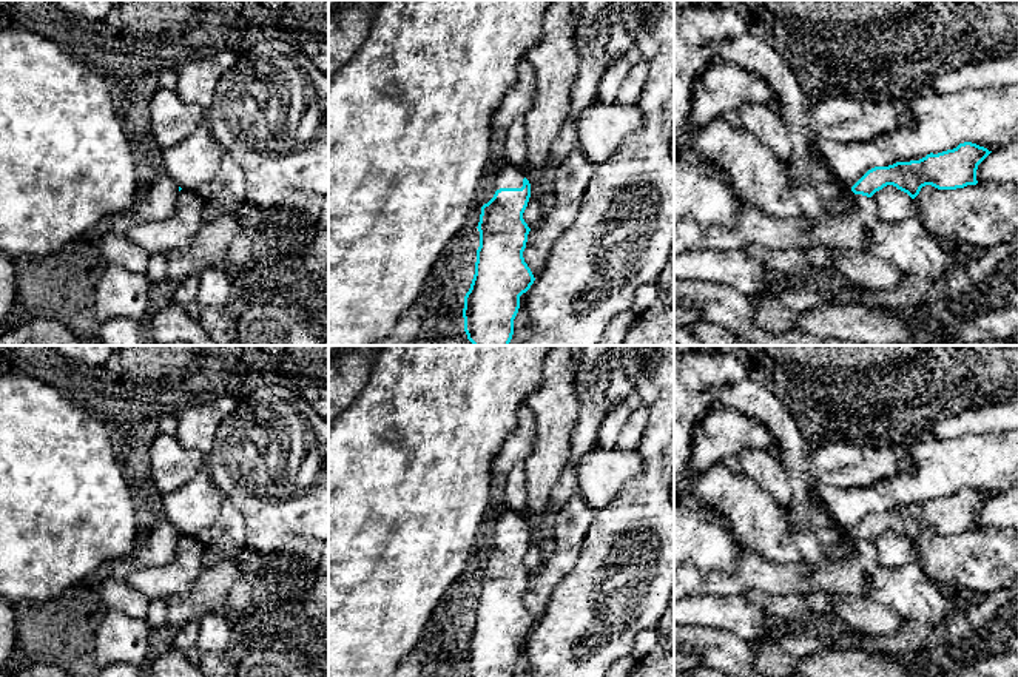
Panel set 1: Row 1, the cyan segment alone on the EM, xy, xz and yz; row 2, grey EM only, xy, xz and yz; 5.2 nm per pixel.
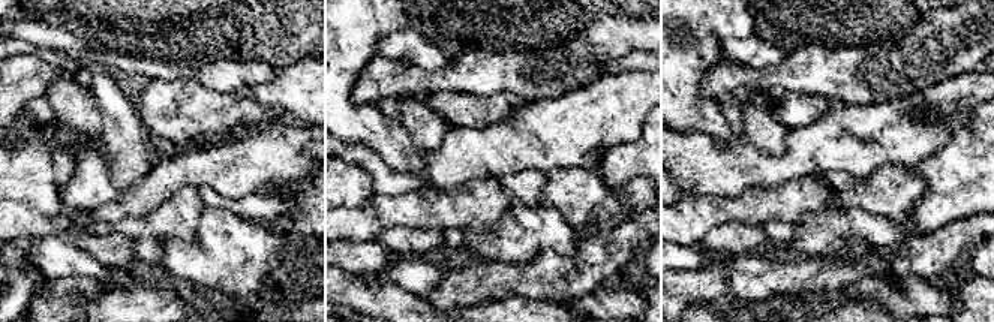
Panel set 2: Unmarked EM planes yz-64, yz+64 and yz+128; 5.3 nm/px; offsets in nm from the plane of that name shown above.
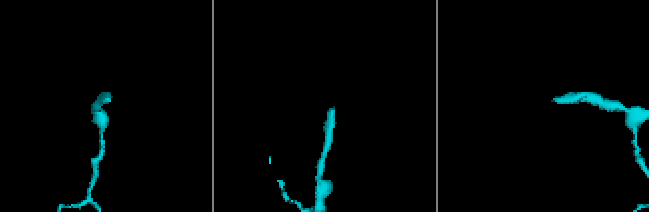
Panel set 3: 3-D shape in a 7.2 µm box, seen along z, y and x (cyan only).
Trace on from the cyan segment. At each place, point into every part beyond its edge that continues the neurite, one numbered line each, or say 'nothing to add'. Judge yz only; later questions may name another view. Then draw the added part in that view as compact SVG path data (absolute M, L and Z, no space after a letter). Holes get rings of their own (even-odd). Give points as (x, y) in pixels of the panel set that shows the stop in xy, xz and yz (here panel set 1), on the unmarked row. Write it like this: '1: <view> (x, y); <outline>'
1: yz (836, 549); M855 527L855 529L856 529L856 527ZM855 529L842 532L841 538L839 538L834 544L831 544L831 546L828 546L828 547L825 549L827 557L830 557L830 558L838 558L838 557L841 557L841 555L844 554L844 551L845 551L845 547L847 547L848 544L856 544L856 546L859 546L859 544L865 543L865 541L862 541L862 540L855 540L855 538L851 537L851 532L853 532Z

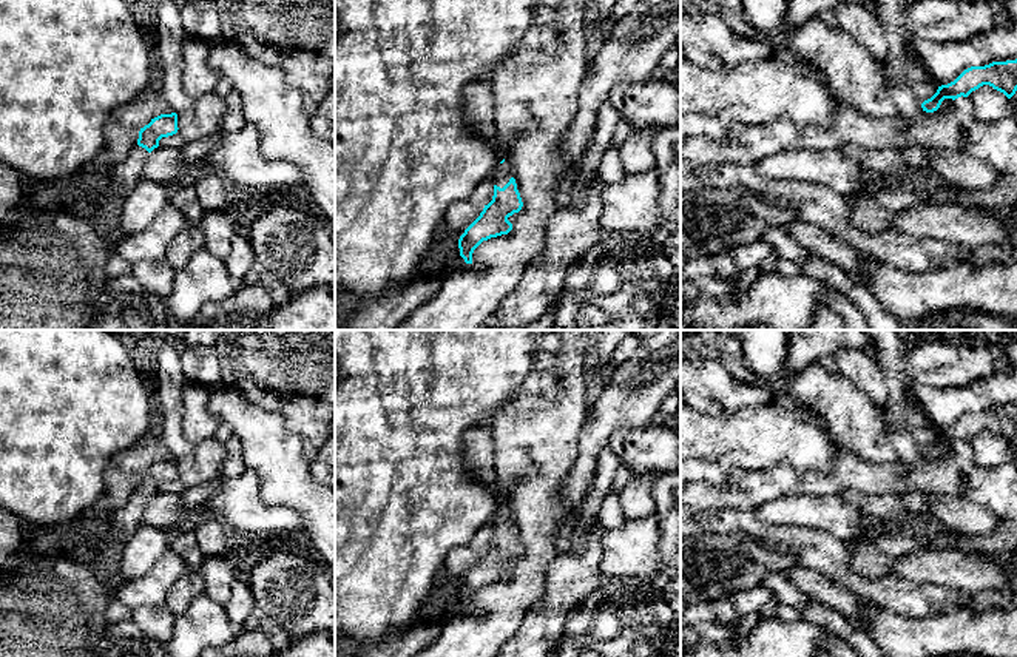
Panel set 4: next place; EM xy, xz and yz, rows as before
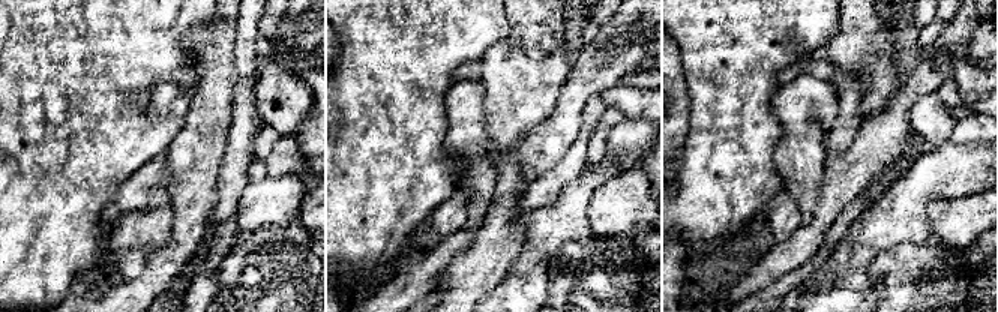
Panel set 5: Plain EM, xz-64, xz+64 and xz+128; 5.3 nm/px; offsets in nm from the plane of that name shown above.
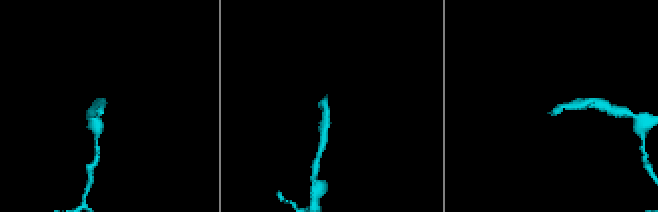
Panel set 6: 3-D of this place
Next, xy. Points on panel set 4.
1: xy (124, 522); M136 489L122 509L111 512L111 532L122 541L127 540L142 523L147 503L148 497Z

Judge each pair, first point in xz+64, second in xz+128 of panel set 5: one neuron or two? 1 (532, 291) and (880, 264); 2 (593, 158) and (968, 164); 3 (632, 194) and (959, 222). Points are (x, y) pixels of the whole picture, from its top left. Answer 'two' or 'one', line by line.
1: two
2: two
3: one

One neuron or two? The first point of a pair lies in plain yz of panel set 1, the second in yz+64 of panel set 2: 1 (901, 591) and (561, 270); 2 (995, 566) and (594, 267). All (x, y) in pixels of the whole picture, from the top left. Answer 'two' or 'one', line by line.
1: two
2: two

